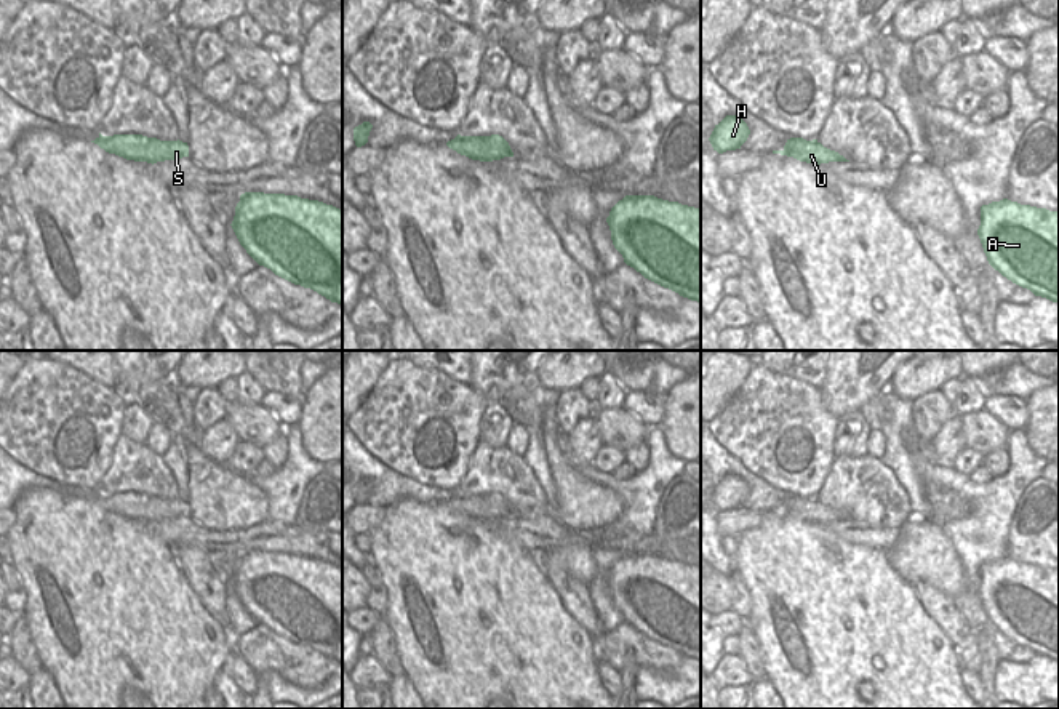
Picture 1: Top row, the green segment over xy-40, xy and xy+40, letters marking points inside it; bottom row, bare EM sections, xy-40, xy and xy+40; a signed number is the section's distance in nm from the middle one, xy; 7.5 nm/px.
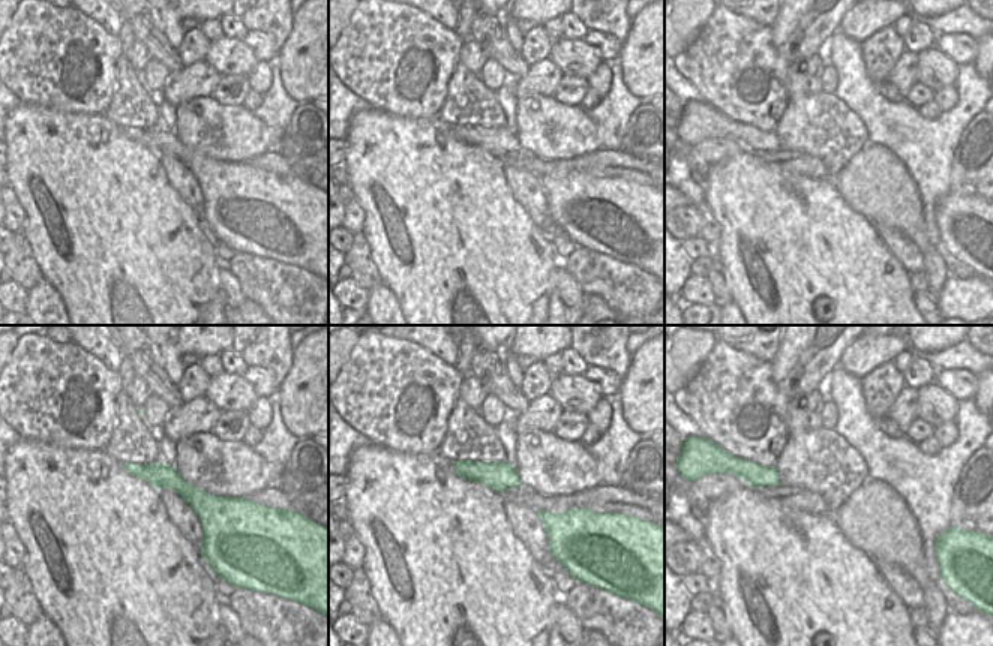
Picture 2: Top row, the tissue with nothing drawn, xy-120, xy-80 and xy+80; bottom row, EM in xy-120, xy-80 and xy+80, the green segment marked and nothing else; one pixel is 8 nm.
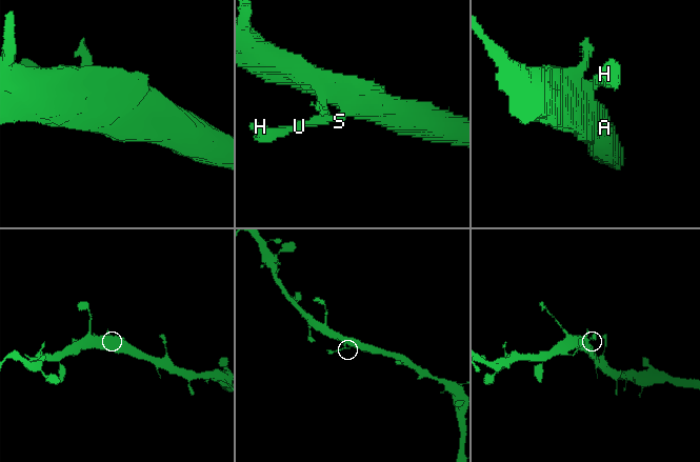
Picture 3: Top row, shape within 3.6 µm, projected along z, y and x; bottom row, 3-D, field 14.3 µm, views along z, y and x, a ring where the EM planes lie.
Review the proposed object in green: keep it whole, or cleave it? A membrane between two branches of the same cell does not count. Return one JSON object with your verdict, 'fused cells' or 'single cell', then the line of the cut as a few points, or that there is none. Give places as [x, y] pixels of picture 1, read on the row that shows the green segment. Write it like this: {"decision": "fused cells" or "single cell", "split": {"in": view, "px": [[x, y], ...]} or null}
{"decision": "single cell", "split": null}

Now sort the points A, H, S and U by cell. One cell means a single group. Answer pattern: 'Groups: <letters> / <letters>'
Groups: A H S U.

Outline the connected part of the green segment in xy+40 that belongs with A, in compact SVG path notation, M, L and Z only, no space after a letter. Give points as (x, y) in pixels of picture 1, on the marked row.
M1003 198L981 206L977 229L989 264L1035 296L1059 302L1059 211Z

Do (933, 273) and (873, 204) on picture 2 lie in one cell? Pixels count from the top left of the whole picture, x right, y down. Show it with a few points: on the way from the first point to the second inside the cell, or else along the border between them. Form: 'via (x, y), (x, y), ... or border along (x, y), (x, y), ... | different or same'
via (929, 252), (920, 237), (894, 212) | same

